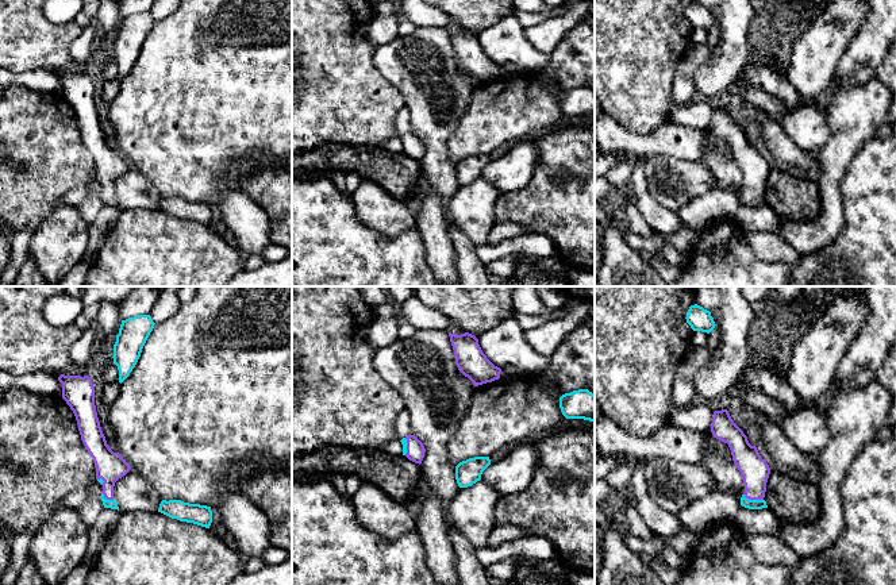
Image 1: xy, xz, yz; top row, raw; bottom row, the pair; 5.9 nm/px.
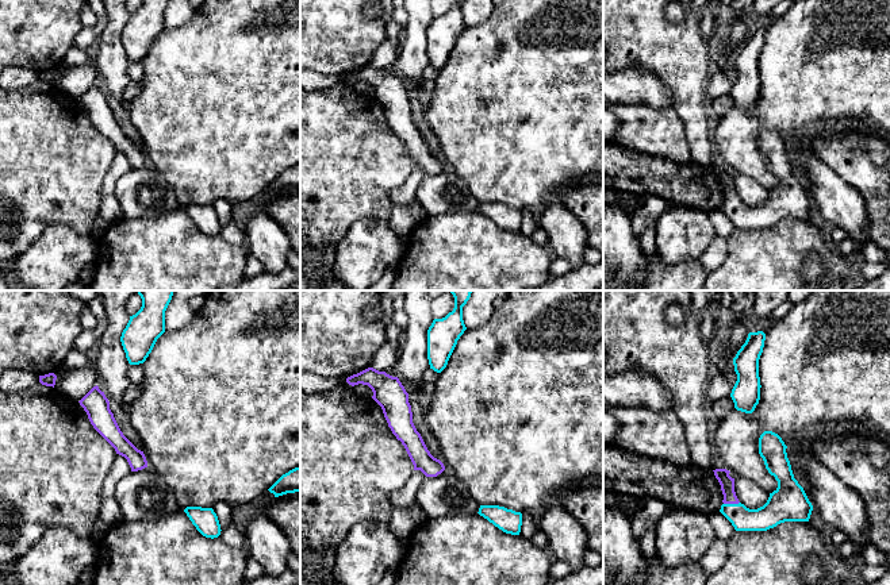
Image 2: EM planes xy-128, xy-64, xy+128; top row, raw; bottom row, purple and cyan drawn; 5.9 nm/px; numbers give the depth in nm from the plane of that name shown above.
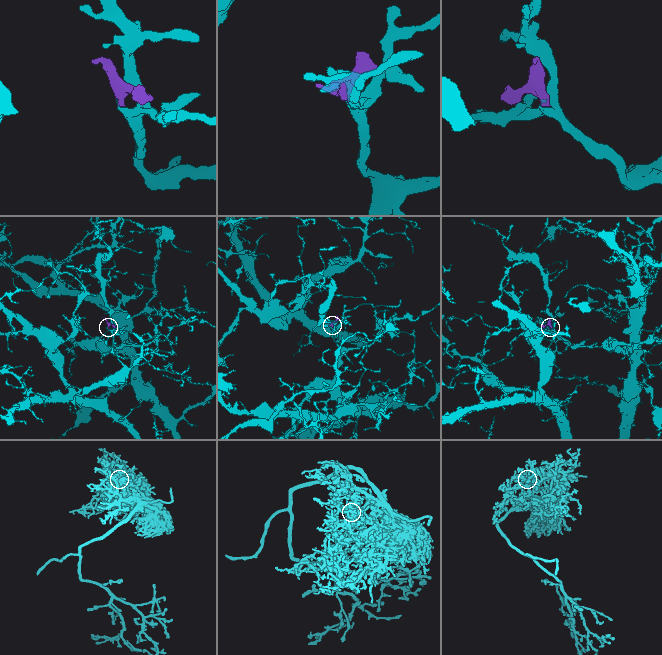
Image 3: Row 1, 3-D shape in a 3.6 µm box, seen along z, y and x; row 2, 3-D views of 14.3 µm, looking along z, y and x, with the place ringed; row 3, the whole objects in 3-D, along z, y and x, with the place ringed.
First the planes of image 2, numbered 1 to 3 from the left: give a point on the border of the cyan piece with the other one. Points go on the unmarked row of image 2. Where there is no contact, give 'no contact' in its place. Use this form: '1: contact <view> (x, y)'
1: no contact
2: no contact
3: contact xy+128 (731, 200)

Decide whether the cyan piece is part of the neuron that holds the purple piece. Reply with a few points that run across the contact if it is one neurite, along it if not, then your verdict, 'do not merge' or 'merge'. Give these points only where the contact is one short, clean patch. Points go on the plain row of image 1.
line yz (754, 168), (753, 196), (752, 201); merge

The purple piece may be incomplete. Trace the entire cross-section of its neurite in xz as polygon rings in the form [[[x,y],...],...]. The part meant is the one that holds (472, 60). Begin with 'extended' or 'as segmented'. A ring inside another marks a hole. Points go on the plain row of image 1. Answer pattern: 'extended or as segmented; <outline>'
as segmented; [[[449,31],[458,68],[468,74],[474,84],[500,76],[501,66],[495,63],[482,50],[478,36],[469,31]]]

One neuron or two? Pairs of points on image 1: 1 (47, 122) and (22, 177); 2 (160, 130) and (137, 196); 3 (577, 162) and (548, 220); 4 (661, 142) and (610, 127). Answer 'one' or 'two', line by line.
1: one
2: two
3: one
4: one

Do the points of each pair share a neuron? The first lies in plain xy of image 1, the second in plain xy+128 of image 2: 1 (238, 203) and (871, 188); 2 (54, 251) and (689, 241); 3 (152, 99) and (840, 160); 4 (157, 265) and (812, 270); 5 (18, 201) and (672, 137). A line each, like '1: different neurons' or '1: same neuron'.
1: different neurons
2: same neuron
3: different neurons
4: different neurons
5: same neuron

